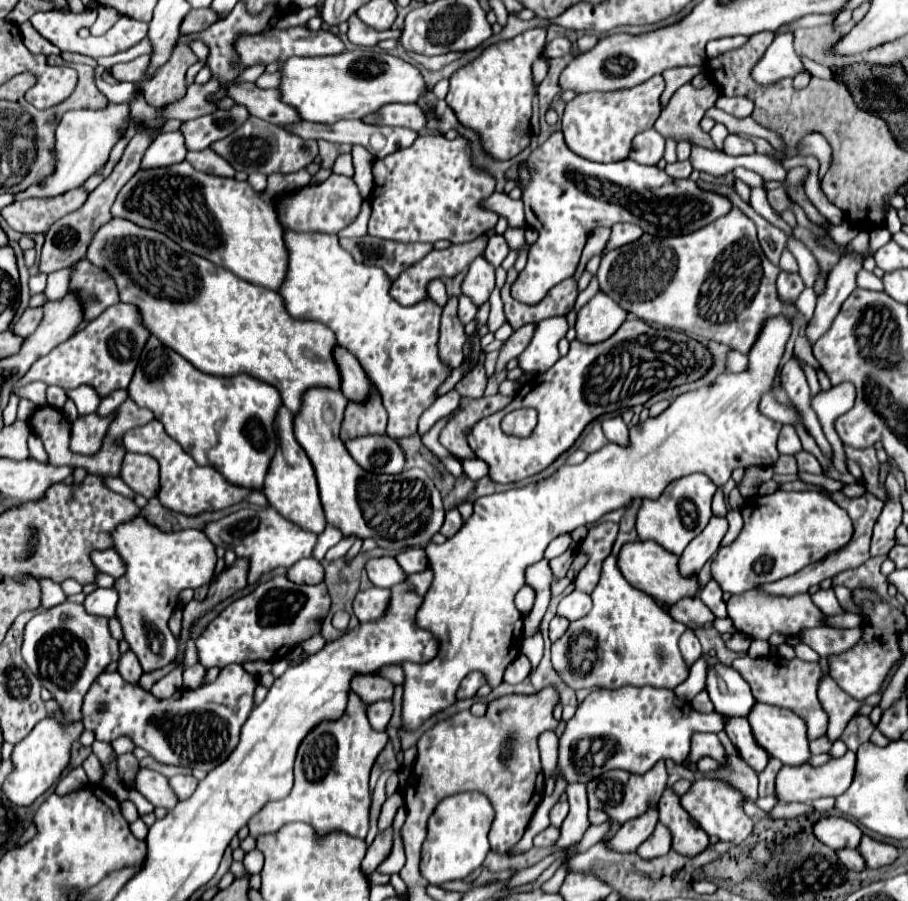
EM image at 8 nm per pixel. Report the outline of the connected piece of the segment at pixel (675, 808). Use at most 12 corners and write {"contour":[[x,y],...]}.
{"contour":[[666,789],[660,823],[672,833],[672,849],[686,857],[702,853],[710,839]]}

